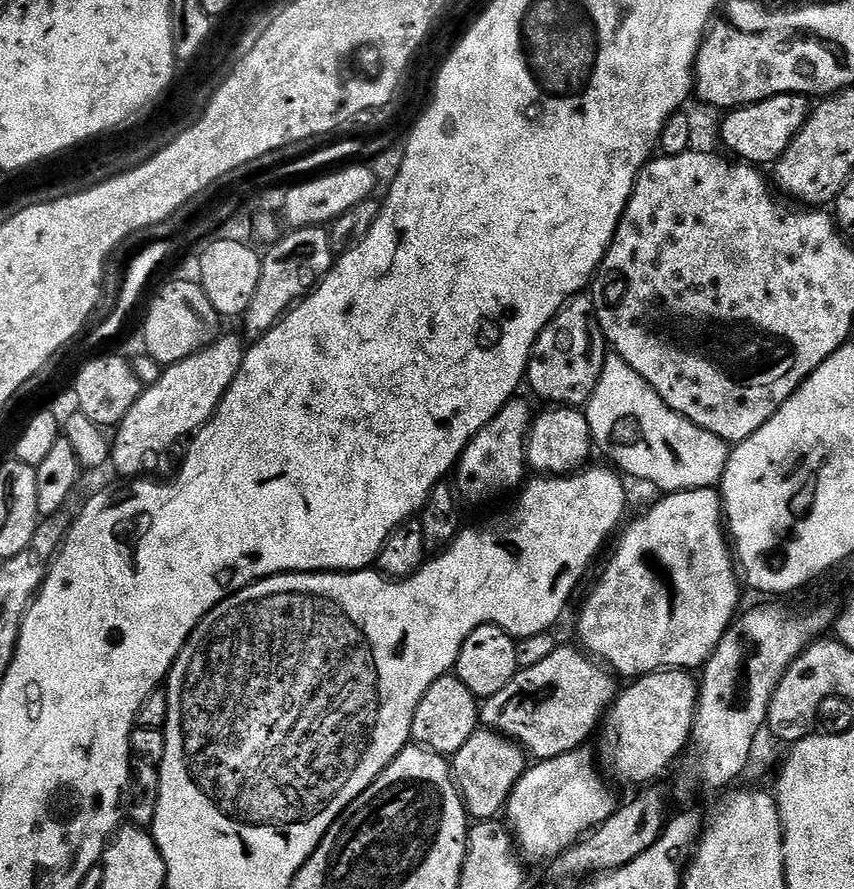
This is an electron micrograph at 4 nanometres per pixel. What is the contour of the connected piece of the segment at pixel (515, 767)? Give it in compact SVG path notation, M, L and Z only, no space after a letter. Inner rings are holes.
M478 730L466 741L466 746L462 746L462 750L458 750L450 757L452 781L456 784L464 811L473 821L494 820L505 811L508 795L512 793L514 786L526 770L524 760L526 761L526 753L516 741L509 740L507 736L501 736L500 733L491 730Z

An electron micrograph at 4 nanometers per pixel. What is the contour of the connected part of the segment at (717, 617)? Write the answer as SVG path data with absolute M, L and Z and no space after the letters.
M695 488L689 492L669 492L659 498L645 516L619 533L620 541L576 620L579 647L589 657L607 665L617 677L639 678L661 670L699 669L712 656L738 614L741 585L724 529L719 491Z

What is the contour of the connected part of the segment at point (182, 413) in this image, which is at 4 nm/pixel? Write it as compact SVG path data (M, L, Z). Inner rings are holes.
M239 335L223 336L213 340L202 351L195 352L176 364L167 365L158 382L145 387L138 402L130 406L126 418L115 429L116 441L114 438L110 444L110 464L124 475L121 477L139 477L151 456L166 451L183 436L188 438L199 432L201 426L215 414L220 399L226 394L242 366L246 351L245 341Z

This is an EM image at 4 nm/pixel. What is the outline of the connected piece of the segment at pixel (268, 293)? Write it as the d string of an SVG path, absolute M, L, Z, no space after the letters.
M327 227L294 228L285 233L269 247L273 248L268 253L263 253L258 290L254 290L254 299L246 306L242 317L243 335L252 342L261 340L287 312L291 312L324 279L334 263Z

